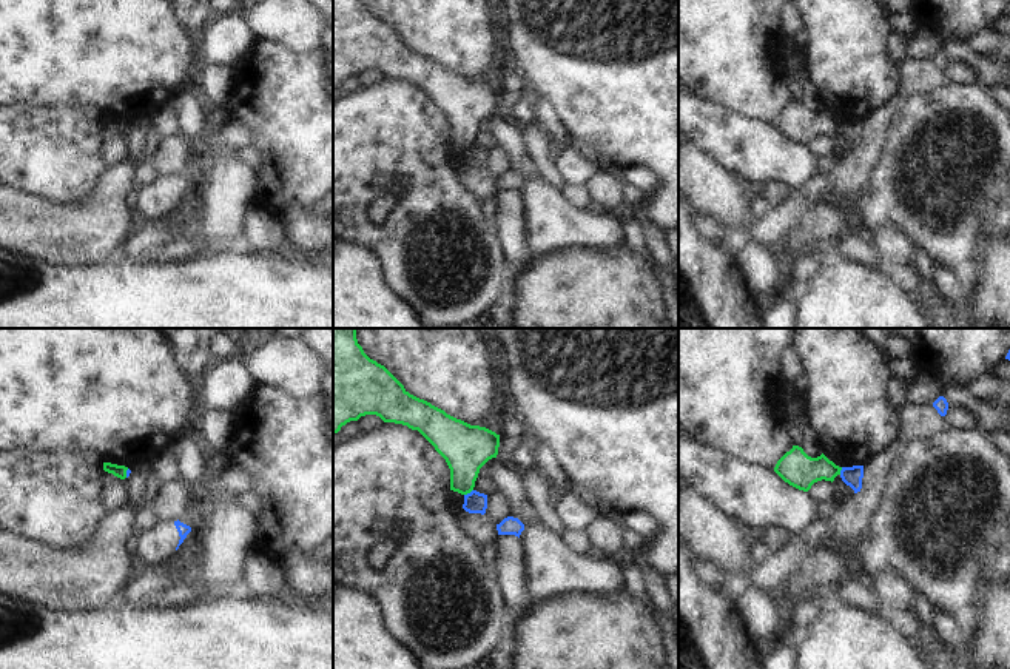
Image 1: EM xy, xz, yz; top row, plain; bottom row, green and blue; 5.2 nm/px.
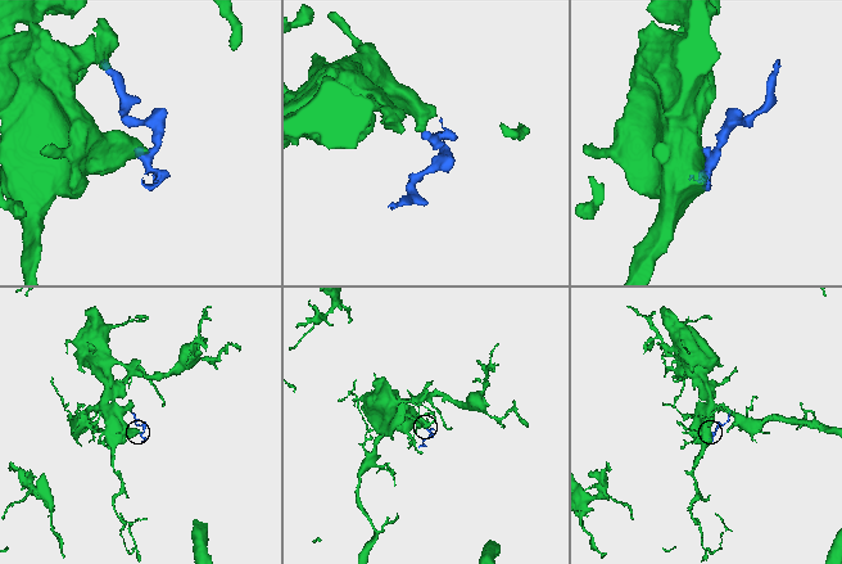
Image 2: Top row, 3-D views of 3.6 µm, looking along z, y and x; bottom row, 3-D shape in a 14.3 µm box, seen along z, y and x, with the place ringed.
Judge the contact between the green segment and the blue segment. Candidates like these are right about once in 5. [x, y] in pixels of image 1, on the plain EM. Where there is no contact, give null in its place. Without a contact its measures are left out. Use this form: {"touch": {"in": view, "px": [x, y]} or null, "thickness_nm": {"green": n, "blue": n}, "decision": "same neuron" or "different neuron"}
{"touch": {"in": "xz", "px": [467, 147]}, "thickness_nm": {"green": 240, "blue": 110}, "decision": "different neuron"}

